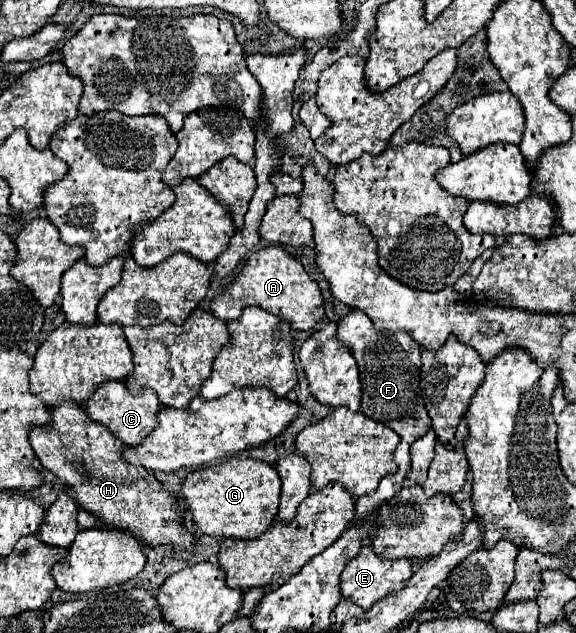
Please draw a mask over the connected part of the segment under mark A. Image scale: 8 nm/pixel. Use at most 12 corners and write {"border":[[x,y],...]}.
{"border":[[282,247],[250,253],[210,313],[248,305],[298,331],[324,317],[318,283]]}

